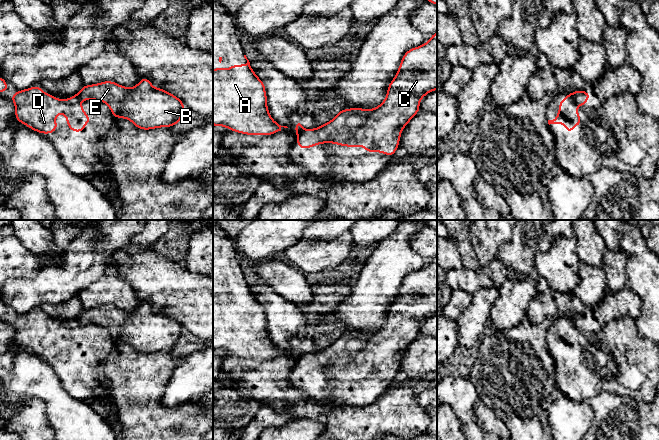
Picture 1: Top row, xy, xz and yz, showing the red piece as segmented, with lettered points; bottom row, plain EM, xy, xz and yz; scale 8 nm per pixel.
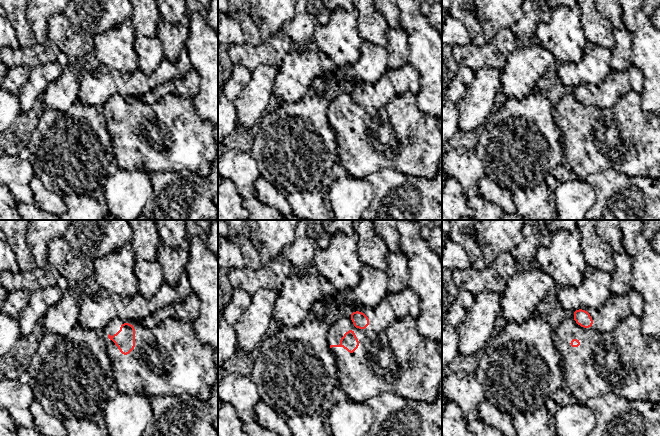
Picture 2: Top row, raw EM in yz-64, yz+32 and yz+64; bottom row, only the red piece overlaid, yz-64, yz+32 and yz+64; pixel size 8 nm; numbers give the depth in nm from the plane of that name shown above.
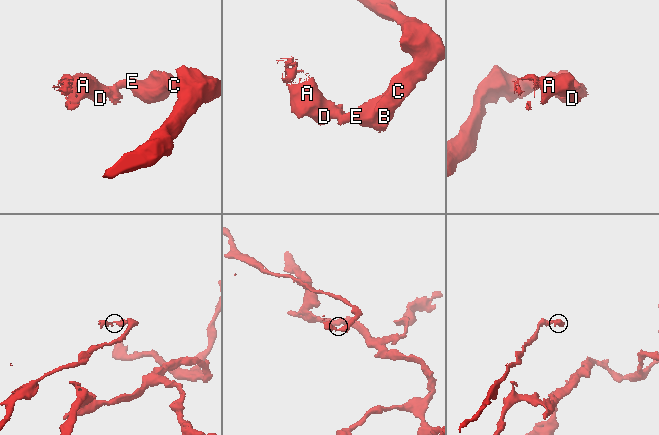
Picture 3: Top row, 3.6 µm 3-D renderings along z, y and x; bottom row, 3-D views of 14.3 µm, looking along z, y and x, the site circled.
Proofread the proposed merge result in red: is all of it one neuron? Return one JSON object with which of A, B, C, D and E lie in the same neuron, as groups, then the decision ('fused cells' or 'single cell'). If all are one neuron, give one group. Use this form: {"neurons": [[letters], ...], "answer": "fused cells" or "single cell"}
{"neurons": [["A", "D"], ["B", "C", "E"]], "answer": "fused cells"}

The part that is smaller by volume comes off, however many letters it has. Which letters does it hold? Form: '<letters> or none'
A, D

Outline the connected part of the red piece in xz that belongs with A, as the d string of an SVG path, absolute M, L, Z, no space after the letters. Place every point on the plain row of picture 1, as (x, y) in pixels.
M246 279L245 289L232 289L229 293L213 293L213 349L224 350L232 355L246 359L272 359L281 355L281 352L288 352L276 347L270 340L267 332L267 319L265 309L256 297L251 293L251 289Z

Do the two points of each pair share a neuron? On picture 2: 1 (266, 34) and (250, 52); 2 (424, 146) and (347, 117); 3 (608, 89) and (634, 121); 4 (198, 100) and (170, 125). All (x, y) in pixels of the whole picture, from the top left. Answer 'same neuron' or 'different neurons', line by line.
1: different neurons
2: same neuron
3: different neurons
4: different neurons

